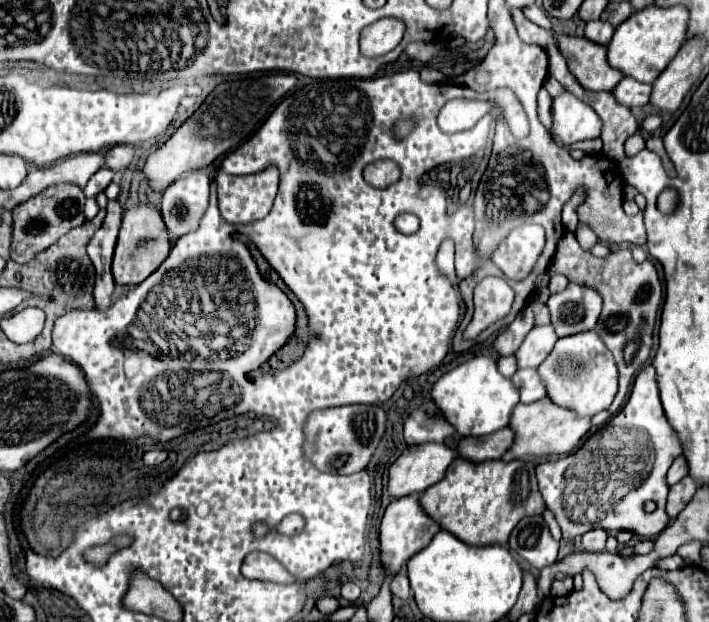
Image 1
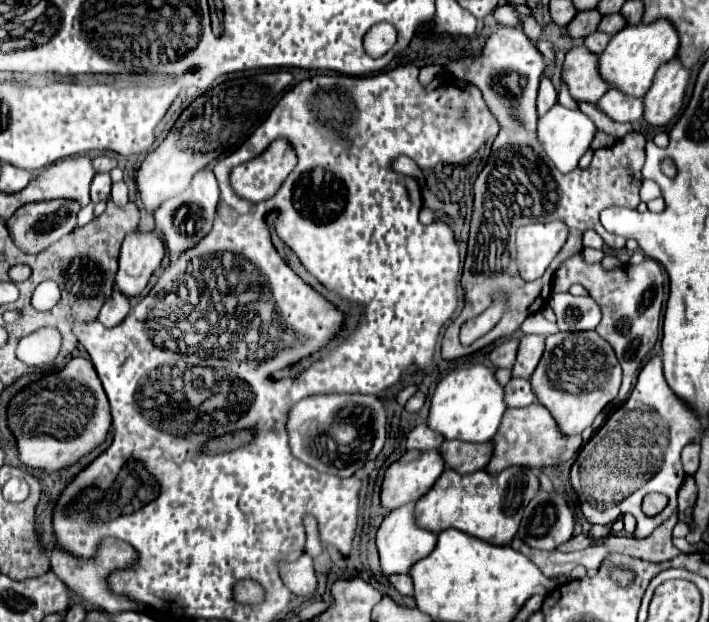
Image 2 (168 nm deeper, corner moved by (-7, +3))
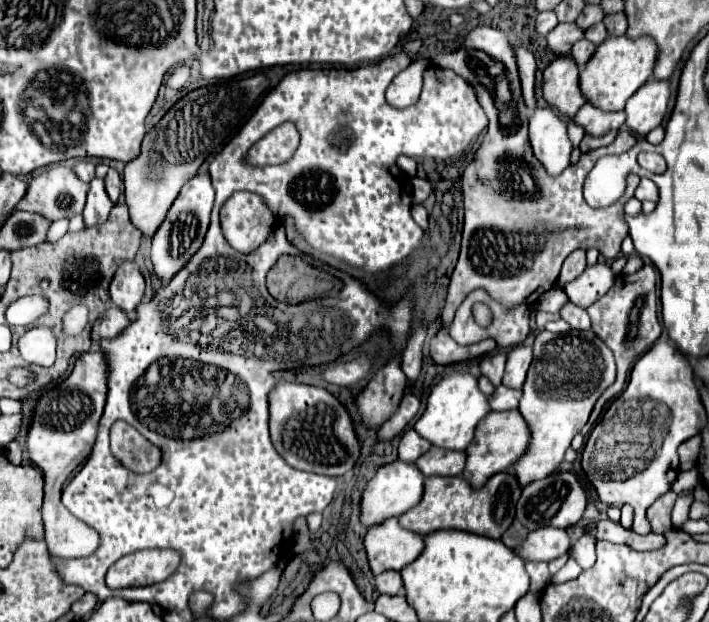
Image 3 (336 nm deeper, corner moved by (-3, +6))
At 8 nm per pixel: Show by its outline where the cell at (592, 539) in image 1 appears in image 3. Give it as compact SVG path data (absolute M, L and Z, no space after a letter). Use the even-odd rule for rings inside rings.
M539 528L535 532L529 532L529 536L513 548L513 552L523 560L543 560L549 562L553 558L559 558L567 554L569 550L569 534L561 528Z

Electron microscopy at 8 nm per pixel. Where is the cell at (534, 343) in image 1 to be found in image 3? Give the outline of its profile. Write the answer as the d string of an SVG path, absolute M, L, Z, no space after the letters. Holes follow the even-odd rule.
M521 344L517 348L511 348L507 352L507 366L505 366L505 376L503 376L503 386L521 390L521 386L525 382L525 376L527 376L527 368L531 364L531 358L533 358L531 346Z

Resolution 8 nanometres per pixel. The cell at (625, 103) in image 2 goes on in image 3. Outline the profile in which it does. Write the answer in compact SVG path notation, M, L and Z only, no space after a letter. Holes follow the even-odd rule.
M583 104L573 116L573 122L585 130L585 134L597 138L611 130L621 130L625 124L625 112L603 112L591 104Z

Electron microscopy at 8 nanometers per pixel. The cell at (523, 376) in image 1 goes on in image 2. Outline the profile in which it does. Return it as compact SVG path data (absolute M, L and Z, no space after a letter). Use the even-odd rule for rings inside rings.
M511 379L505 385L507 391L507 405L509 407L527 407L535 401L535 393L531 389L529 379Z

